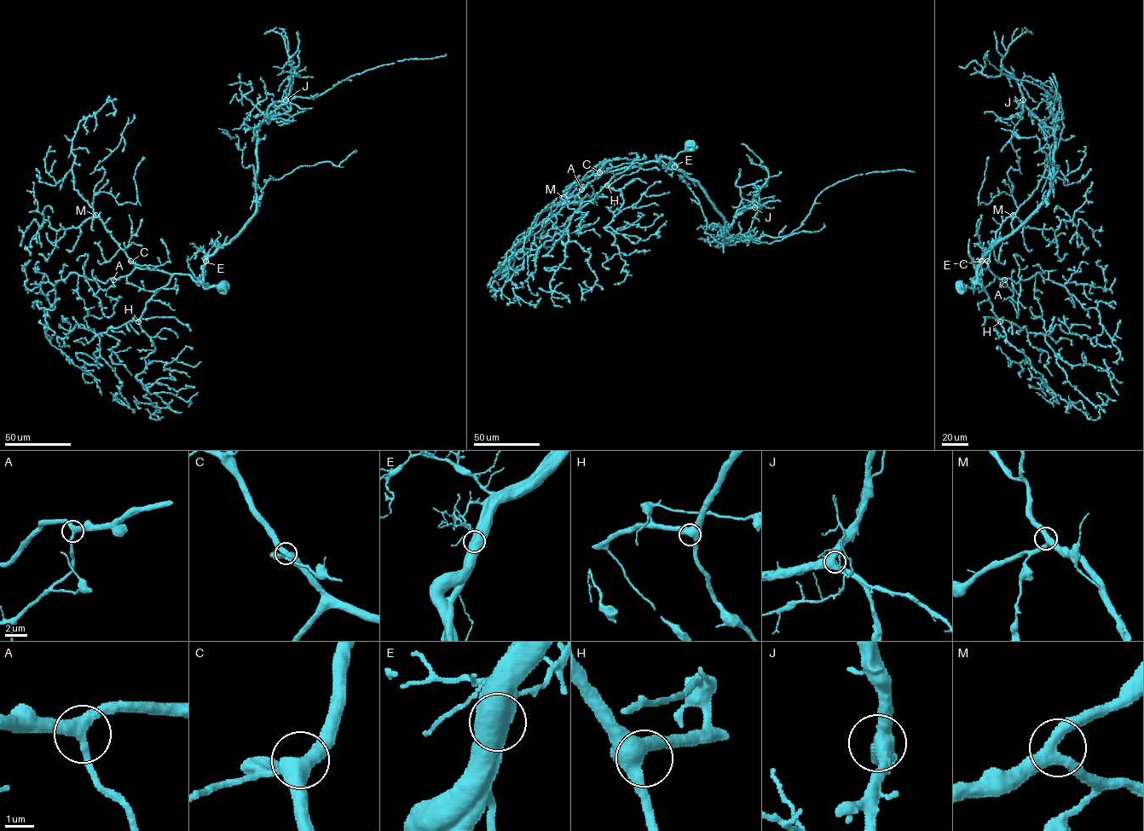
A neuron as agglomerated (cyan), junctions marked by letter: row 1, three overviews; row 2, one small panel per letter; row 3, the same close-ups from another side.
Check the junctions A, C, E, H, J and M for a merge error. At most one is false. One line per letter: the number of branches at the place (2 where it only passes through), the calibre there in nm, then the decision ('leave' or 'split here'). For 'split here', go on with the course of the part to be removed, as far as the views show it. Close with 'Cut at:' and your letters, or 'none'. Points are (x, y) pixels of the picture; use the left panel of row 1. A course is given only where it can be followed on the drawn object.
A: 3 | 360 nm | leave
C: 3 | 440 nm | leave
E: 3 | 600 nm | leave
H: 3 | 500 nm | leave
J: 3 | 480 nm | leave
M: 3 | 400 nm | leave
Cut at: none

